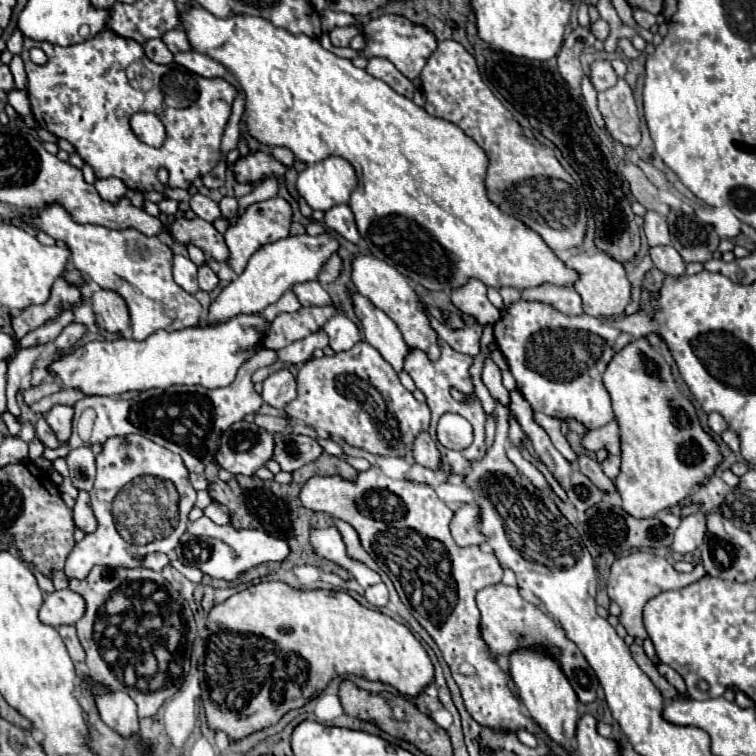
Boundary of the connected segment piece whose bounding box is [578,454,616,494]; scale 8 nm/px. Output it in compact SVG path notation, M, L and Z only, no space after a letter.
M578 454L578 470L580 470L582 474L586 474L596 486L600 486L602 492L606 492L606 494L614 494L614 492L616 492L614 482L602 472L600 464L598 464L596 460L592 460L590 456Z

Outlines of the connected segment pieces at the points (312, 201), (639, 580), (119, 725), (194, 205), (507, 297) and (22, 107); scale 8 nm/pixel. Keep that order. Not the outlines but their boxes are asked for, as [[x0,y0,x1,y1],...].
[[296,156,356,212],[608,552,706,638],[94,686,140,738],[190,194,222,222],[498,286,520,312],[8,90,30,114]]

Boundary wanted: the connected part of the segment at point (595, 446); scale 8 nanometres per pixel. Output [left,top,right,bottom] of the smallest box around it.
[582,420,620,456]

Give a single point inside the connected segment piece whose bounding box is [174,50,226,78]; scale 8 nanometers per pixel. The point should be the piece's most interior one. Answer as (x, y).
(196, 63)

